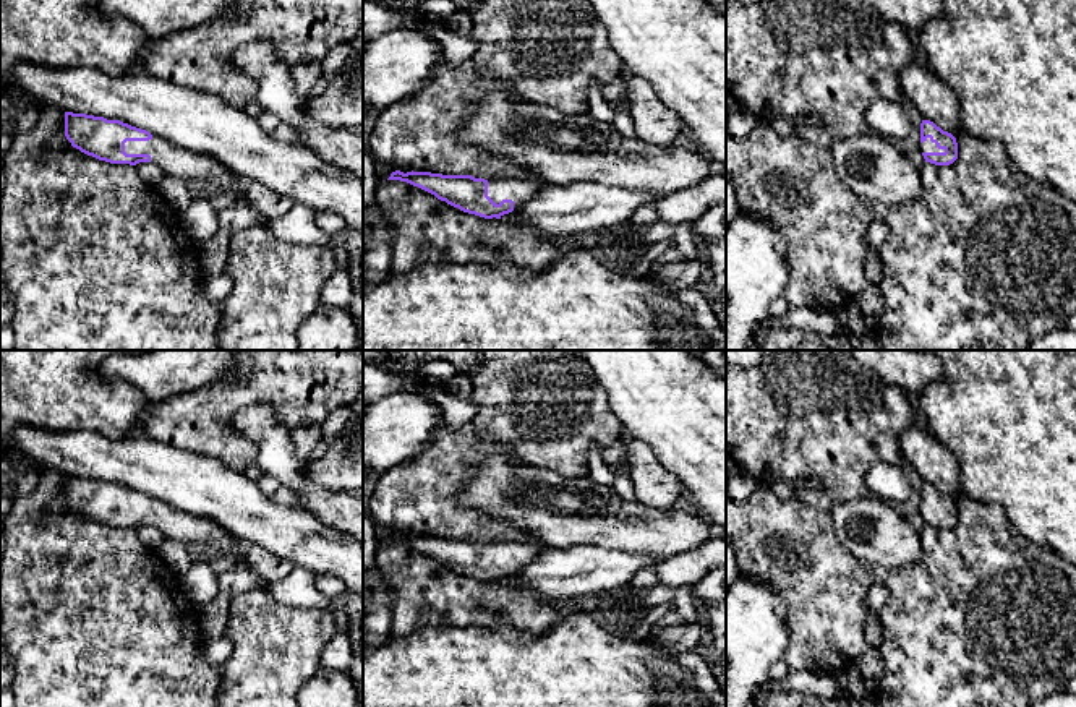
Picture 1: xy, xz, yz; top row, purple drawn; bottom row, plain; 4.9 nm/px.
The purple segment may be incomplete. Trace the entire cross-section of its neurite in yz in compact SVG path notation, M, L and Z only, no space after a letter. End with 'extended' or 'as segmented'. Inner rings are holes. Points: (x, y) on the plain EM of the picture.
M922 483L920 486L920 506L917 512L925 525L935 529L950 529L958 522L956 501L930 483Z; extended

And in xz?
M395 533L387 543L407 545L463 576L485 582L501 582L517 574L541 555L540 543L475 542L472 538L442 538L431 535Z; extended

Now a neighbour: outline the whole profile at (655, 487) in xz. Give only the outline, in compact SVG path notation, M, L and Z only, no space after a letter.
M627 431L622 436L626 443L622 462L635 486L634 498L651 509L674 509L676 501L685 493L682 482L661 465L650 446Z

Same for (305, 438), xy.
M300 425L290 431L300 459L308 461L316 444L324 438L321 425Z

